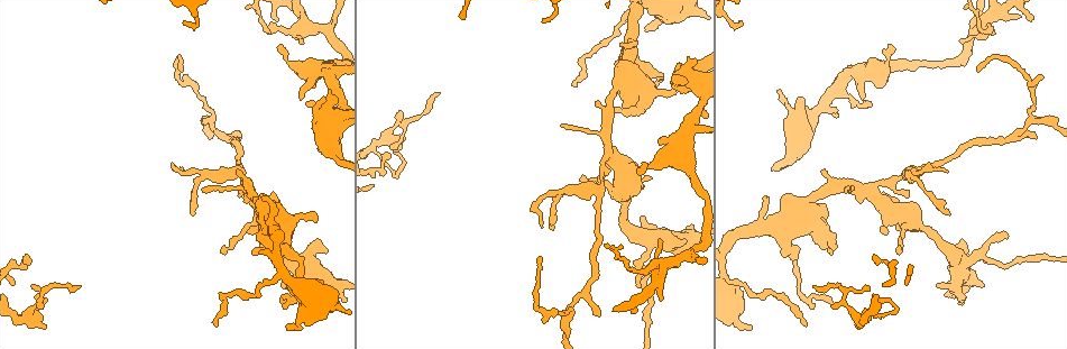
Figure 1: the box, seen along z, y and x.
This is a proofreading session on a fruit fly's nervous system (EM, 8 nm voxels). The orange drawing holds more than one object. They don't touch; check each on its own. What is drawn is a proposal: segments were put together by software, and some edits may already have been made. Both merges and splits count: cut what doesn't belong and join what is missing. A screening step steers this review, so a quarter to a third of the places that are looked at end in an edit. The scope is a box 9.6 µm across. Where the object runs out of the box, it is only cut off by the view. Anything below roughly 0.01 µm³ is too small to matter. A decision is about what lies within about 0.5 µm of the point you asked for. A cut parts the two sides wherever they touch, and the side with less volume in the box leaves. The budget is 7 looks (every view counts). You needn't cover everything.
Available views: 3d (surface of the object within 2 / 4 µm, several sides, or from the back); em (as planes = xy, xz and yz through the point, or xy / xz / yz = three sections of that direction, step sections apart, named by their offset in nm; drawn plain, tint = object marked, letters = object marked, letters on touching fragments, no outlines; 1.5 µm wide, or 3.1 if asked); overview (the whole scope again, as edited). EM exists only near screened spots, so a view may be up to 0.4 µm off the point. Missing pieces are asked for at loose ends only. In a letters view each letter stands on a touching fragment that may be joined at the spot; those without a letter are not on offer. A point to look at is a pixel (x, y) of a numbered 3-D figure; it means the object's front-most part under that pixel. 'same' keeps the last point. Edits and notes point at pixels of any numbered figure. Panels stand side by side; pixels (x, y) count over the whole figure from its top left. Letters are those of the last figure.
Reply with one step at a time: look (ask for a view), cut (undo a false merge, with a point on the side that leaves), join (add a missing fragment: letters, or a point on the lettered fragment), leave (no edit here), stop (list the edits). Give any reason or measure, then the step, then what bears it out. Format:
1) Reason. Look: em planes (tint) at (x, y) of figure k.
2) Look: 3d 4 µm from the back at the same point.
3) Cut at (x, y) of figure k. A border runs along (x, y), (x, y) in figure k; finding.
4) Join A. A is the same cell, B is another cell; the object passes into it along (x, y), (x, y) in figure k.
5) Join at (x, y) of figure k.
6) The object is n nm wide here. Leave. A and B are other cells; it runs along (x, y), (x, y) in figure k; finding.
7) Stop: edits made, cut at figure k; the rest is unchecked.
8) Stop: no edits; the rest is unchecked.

End of a long branch. Look: em xy step 4 (letters) at (215, 325) of figure 1.

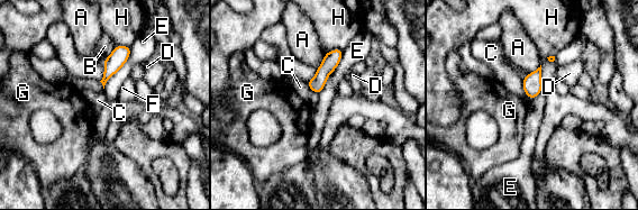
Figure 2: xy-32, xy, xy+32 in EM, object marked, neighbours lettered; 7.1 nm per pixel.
The longest contact is with E, 380 nm. Leave. A, B, C, D, E, F, G and H are other cells; a border runs along (131, 46), (128, 60), (103, 89) in figure 2; no lettered fragment goes on from it.

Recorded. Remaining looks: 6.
An open end. Look: em yz step 8 (tint) at (582, 175) of figure 1.

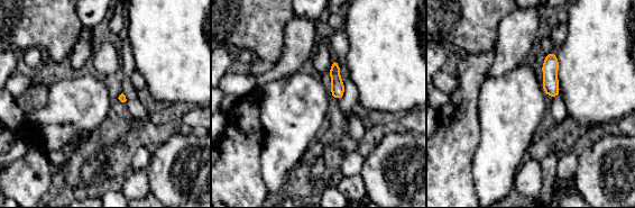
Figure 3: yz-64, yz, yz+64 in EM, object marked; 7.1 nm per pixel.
Look: em planes (letters) at the same point.

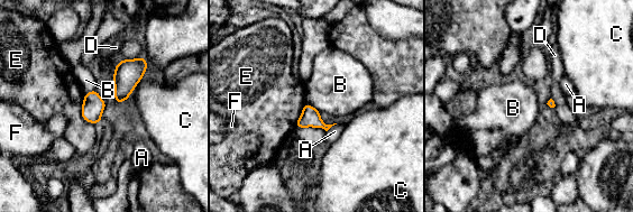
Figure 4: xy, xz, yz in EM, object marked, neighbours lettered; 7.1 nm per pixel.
Leave. A, B, C, D, E and F are other cells; none of them fits.

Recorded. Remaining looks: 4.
Free end. Look: em planes (letters) at (960, 302) of figure 1.

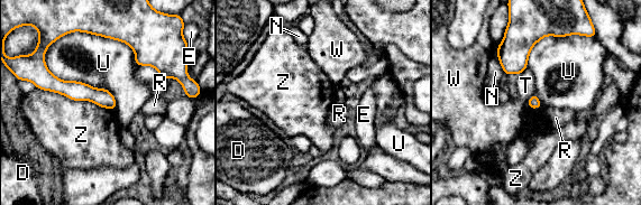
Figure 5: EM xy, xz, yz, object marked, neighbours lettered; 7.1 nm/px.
Leave. D, E, N, R, T, U, W and Z are other cells; a border runs along (36, 87), (113, 110) in figure 5; none of them fits.

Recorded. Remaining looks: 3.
Stop: no edits; the rest is unchecked.

